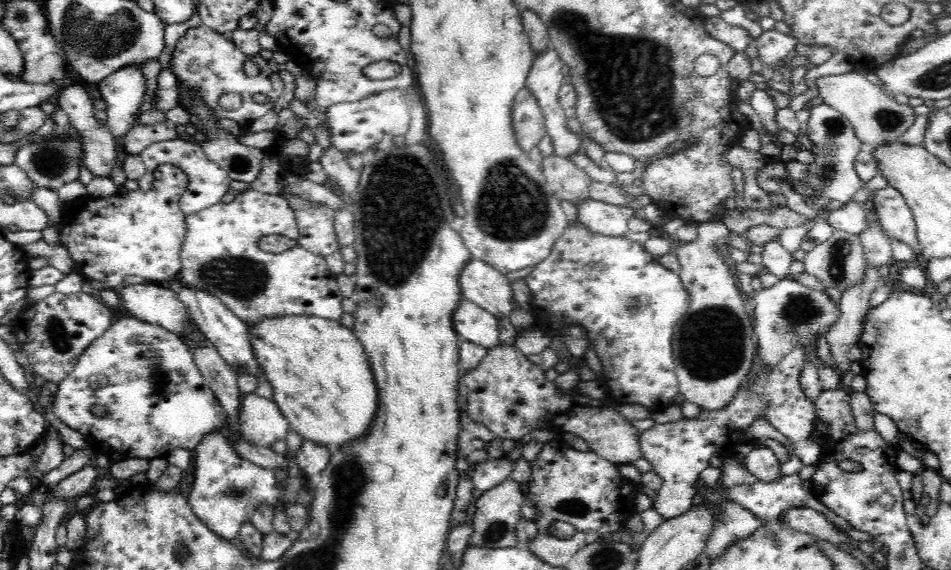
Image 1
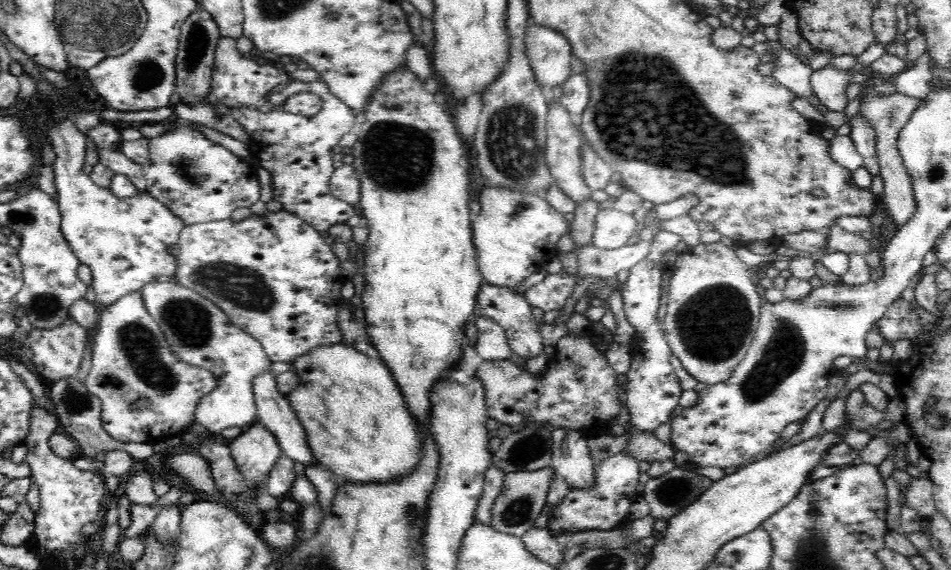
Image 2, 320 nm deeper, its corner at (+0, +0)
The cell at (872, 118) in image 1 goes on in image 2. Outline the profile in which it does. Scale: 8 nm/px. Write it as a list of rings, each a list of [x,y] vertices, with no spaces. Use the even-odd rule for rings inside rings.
[[[898,92],[886,97],[866,97],[862,96],[861,106],[858,114],[862,114],[873,126],[876,132],[876,153],[880,161],[881,176],[884,184],[883,202],[886,205],[886,213],[892,216],[898,226],[904,226],[912,214],[916,212],[916,200],[912,189],[912,181],[907,173],[907,168],[903,163],[903,158],[899,154],[897,147],[900,130],[910,120],[915,108],[922,100],[902,95]]]

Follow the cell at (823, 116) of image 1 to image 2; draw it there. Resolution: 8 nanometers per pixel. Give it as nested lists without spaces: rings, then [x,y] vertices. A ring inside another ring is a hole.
[[[827,65],[811,75],[811,86],[820,106],[826,106],[834,112],[844,112],[849,99],[846,95],[848,86],[853,83],[864,83],[868,78],[860,76],[856,71],[840,70],[836,66]]]

